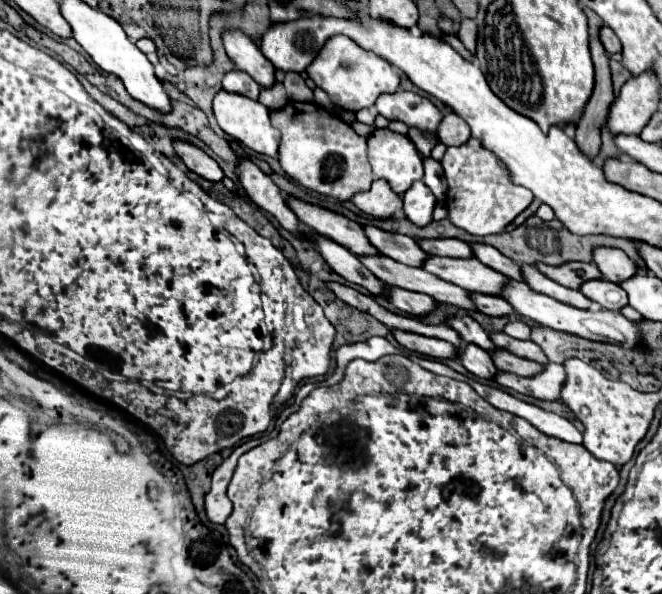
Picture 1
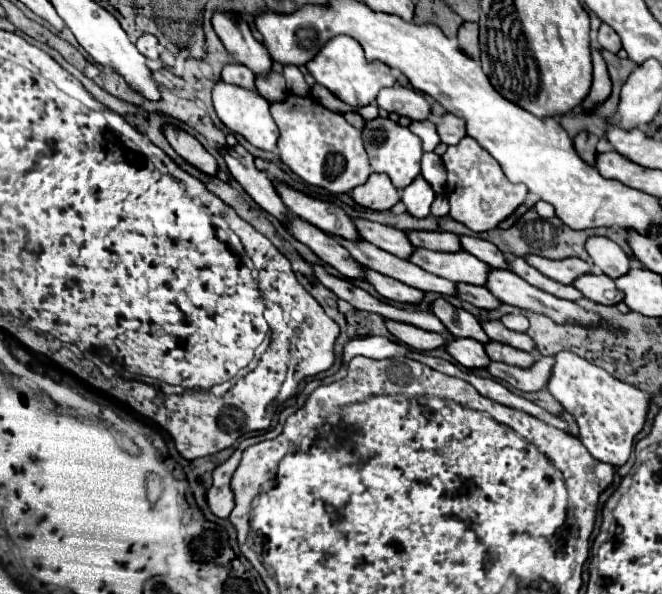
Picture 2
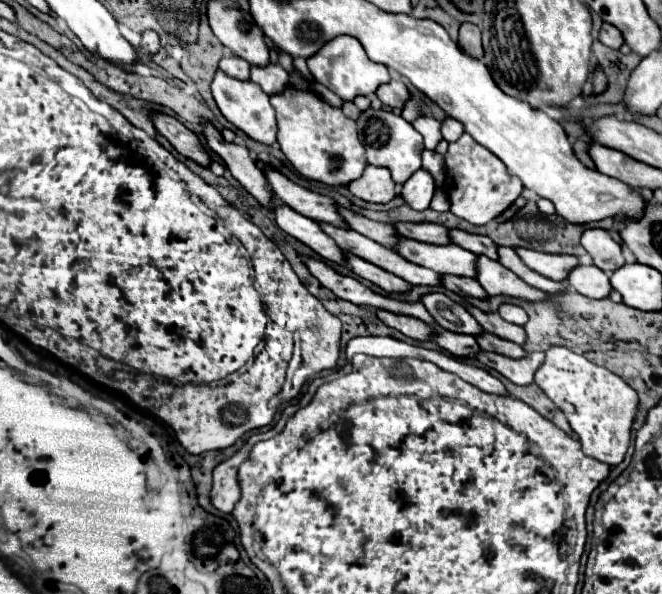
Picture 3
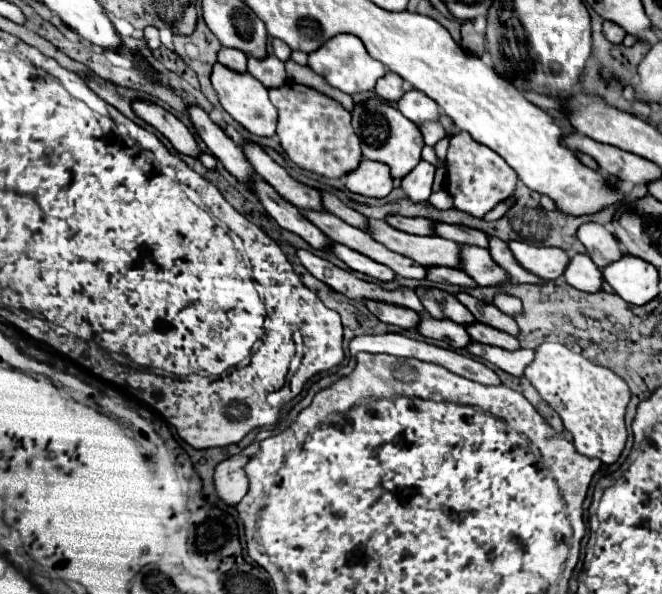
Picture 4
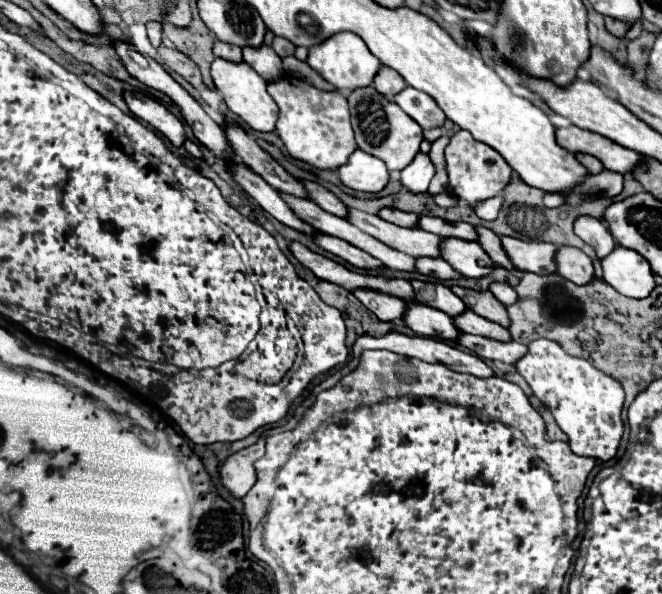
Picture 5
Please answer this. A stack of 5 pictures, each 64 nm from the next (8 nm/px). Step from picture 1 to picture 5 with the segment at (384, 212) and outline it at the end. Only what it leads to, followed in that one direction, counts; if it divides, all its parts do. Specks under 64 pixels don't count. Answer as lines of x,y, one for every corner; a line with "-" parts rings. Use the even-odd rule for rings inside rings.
360,148
350,156
350,162
338,170
338,176
344,186
368,194
378,194
390,180
386,164

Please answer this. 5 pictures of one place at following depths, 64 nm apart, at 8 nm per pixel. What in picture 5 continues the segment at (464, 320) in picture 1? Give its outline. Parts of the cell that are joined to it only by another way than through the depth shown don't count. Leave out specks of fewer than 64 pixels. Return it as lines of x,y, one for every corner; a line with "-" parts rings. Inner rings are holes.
412,280
412,286
414,286
414,292
422,304
438,308
440,312
446,312
452,318
460,316
462,310
466,310
464,302
450,288
446,288
442,284

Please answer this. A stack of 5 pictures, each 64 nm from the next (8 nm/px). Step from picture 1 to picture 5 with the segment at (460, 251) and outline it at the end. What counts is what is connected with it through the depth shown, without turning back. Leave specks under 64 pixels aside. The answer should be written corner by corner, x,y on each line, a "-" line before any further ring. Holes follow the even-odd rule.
382,208
380,210
380,218
384,218
386,222
392,222
396,226
402,226
402,228
418,228
418,218
420,216
406,214
406,212
392,210
392,208

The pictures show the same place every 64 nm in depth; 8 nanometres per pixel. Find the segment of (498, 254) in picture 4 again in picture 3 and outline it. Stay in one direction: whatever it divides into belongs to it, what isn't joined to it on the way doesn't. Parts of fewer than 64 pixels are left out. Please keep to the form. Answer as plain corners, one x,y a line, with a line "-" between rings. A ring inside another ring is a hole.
498,248
498,252
500,252
500,264
506,266
506,268
510,268
510,270
512,270
516,276
520,276
526,284
536,286
538,290
544,290
544,288
560,288
560,292
570,290
570,288
564,286
562,282
554,282
554,280
548,280
548,278
532,272
532,270
520,260
520,256
514,254
512,248

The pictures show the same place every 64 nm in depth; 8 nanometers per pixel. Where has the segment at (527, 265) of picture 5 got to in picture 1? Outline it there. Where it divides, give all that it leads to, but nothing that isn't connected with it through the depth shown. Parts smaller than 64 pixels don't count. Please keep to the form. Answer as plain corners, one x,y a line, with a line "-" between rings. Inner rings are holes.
568,262
562,266
546,266
546,264
538,264
538,270
548,276
550,280
566,286
566,288
574,288
578,290
580,284
594,280
594,278
602,278
600,270
596,264
586,264
586,262

